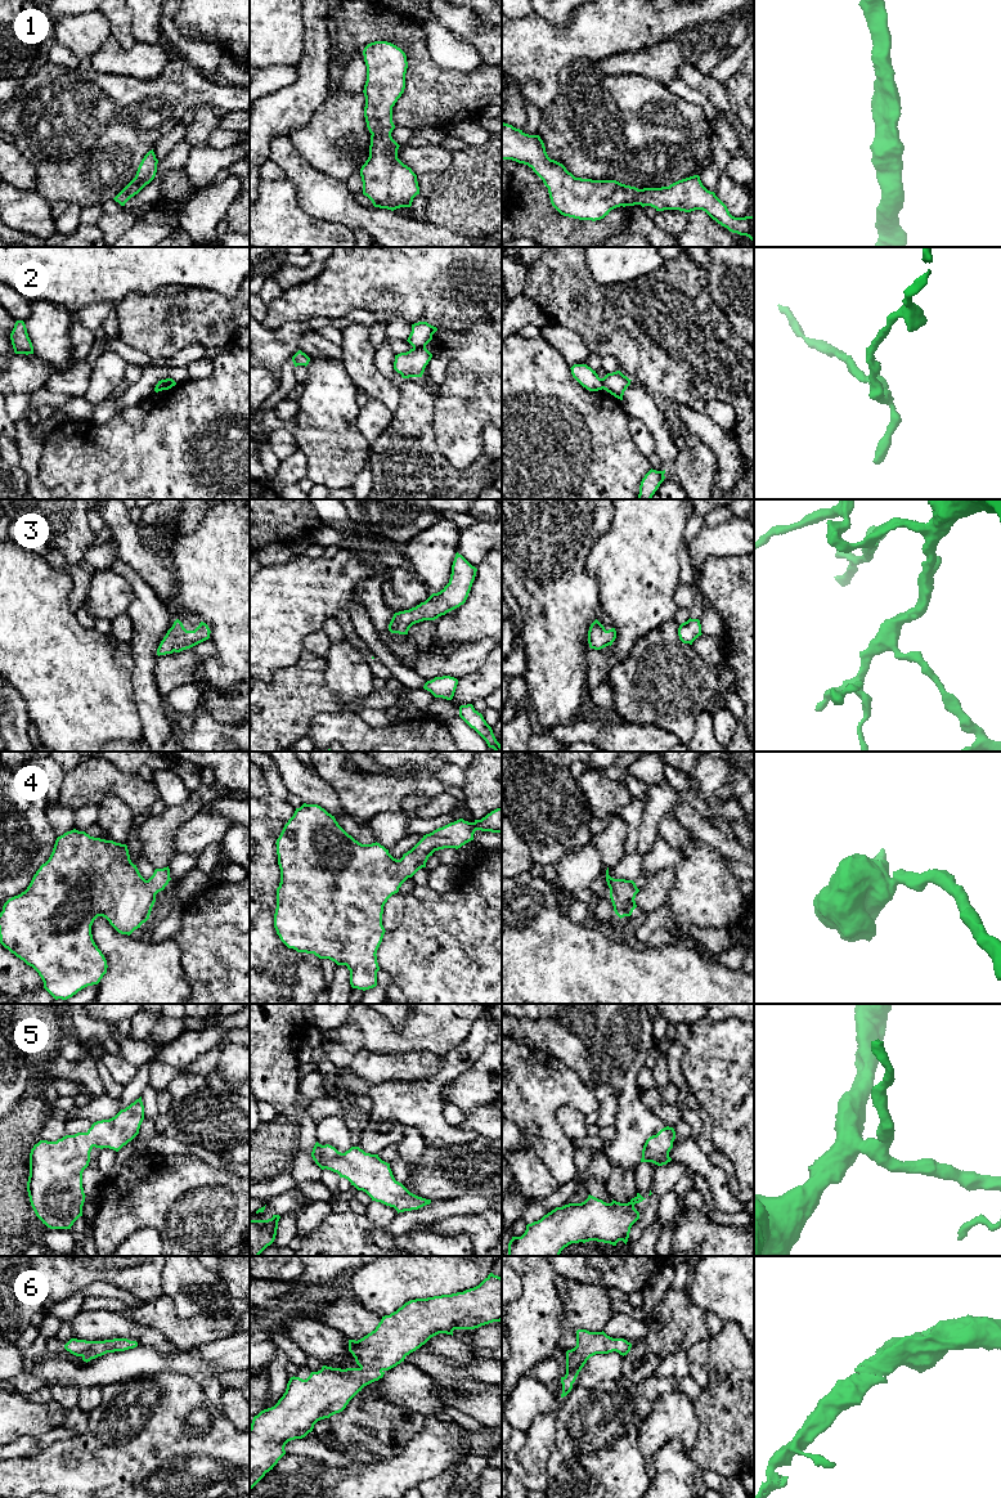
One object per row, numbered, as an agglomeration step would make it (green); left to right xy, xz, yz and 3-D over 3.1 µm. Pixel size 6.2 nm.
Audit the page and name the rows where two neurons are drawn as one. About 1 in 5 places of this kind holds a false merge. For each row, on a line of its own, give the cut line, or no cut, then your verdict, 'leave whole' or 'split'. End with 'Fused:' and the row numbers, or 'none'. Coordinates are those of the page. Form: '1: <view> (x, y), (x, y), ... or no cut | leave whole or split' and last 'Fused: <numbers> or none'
1: no cut | leave whole
2: xz (413, 346), (425, 348) | split
3: no cut | leave whole
4: no cut | leave whole
5: no cut | leave whole
6: no cut | leave whole
Fused: 2

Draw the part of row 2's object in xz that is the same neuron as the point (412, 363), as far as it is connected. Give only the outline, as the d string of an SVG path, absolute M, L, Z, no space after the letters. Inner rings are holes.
M413 347L407 353L395 355L394 369L403 378L422 377L432 354L426 347Z

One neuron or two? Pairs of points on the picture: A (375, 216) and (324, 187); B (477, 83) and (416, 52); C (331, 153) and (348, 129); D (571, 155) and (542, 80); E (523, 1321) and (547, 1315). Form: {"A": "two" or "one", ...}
{"A": "one", "B": "one", "C": "one", "D": "two", "E": "one"}

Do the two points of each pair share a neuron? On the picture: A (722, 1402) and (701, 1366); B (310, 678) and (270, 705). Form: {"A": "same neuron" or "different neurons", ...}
{"A": "different neurons", "B": "same neuron"}

